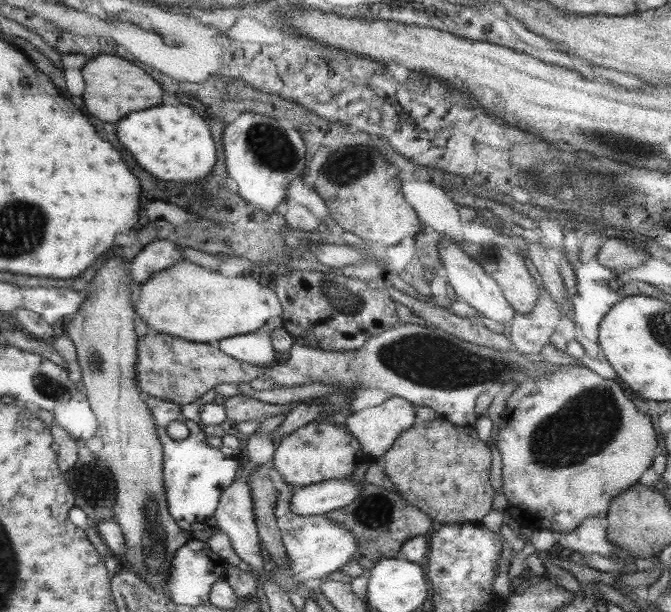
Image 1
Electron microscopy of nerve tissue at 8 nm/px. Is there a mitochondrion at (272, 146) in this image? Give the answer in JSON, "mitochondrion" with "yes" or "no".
{"mitochondrion":"yes"}

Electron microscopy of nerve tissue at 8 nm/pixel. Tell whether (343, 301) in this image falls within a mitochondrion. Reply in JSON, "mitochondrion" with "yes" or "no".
{"mitochondrion":"yes"}

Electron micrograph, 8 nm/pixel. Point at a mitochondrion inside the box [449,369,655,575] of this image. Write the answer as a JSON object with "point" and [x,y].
{"point":[591,421]}

